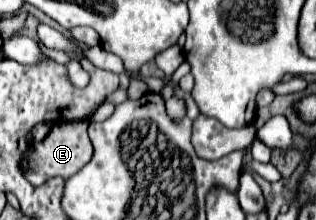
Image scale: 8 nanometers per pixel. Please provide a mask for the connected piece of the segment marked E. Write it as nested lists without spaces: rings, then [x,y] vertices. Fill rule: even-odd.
[[[81,119],[81,121],[59,121],[59,123],[55,123],[51,133],[41,143],[35,143],[31,147],[31,151],[27,153],[27,157],[23,159],[23,175],[25,175],[25,179],[33,187],[39,187],[51,177],[69,179],[83,165],[87,165],[91,155],[93,155],[93,147],[91,147],[91,141],[89,141],[89,135],[87,135],[87,127],[89,127],[87,119],[85,121]]]

